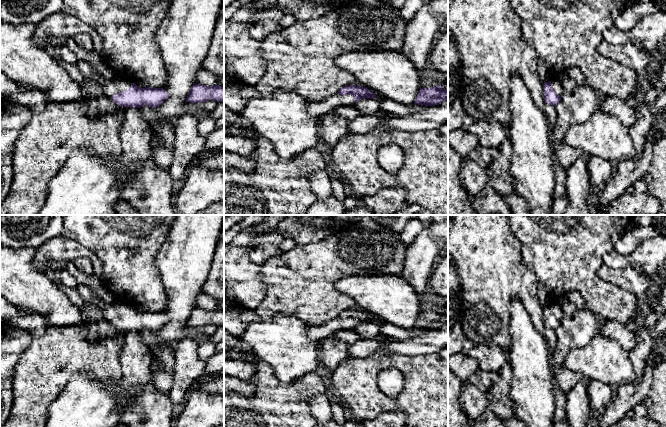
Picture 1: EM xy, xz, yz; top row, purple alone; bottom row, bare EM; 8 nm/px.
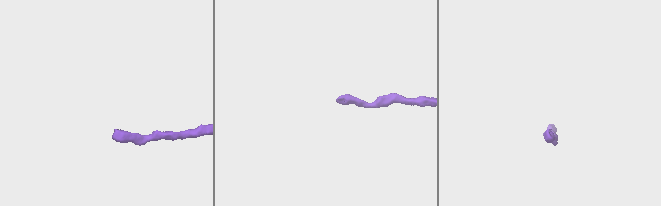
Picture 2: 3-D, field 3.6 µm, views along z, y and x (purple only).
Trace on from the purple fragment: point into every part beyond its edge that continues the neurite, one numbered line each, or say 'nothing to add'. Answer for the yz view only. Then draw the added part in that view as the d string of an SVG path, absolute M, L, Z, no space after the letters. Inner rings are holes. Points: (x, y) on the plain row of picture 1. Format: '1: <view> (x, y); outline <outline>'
1: yz (556, 308); outline M558 303L551 304L551 311L554 313L557 319L562 320L564 318L564 313L562 307Z

